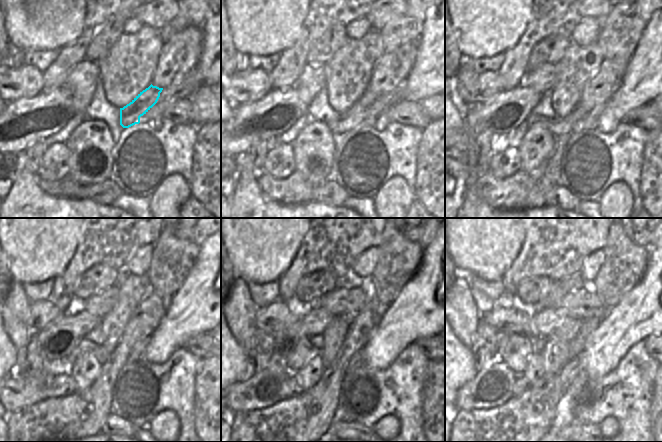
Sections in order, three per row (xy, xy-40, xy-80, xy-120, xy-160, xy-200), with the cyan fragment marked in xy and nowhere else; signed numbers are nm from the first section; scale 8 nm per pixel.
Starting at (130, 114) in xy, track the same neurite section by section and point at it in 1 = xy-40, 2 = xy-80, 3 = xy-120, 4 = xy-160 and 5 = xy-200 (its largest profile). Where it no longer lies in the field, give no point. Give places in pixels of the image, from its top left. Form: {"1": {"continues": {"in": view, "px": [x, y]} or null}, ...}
{"1": {"continues": {"in": "xy-40", "px": [350, 119]}}, "2": {"continues": {"in": "xy-80", "px": [558, 126]}}, "3": {"continues": {"in": "xy-120", "px": [102, 354]}}, "4": {"continues": {"in": "xy-160", "px": [294, 360]}}, "5": {"continues": {"in": "xy-200", "px": [514, 349]}}}

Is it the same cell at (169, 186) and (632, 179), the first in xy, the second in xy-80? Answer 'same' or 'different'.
different

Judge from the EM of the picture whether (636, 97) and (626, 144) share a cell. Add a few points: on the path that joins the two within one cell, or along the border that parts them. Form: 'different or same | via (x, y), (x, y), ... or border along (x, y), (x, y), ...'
different | border along (621, 121), (610, 133), (599, 131)

